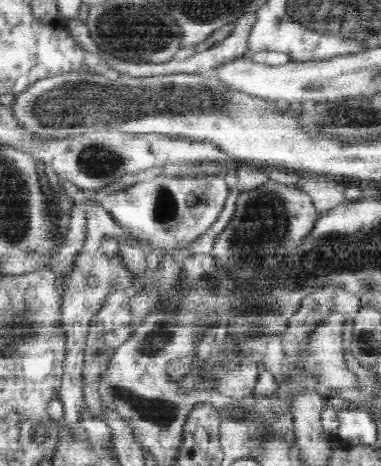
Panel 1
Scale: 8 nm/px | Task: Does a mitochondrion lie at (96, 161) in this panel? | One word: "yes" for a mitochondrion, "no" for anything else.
yes

